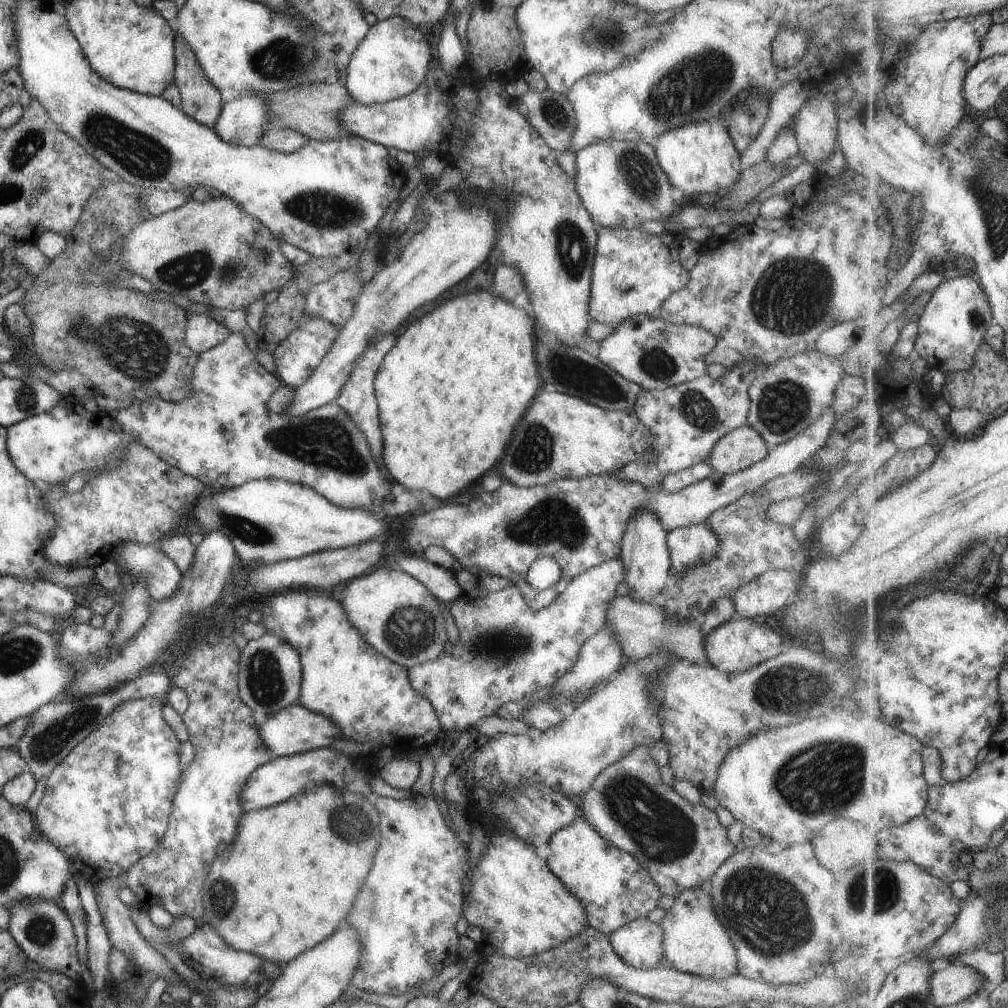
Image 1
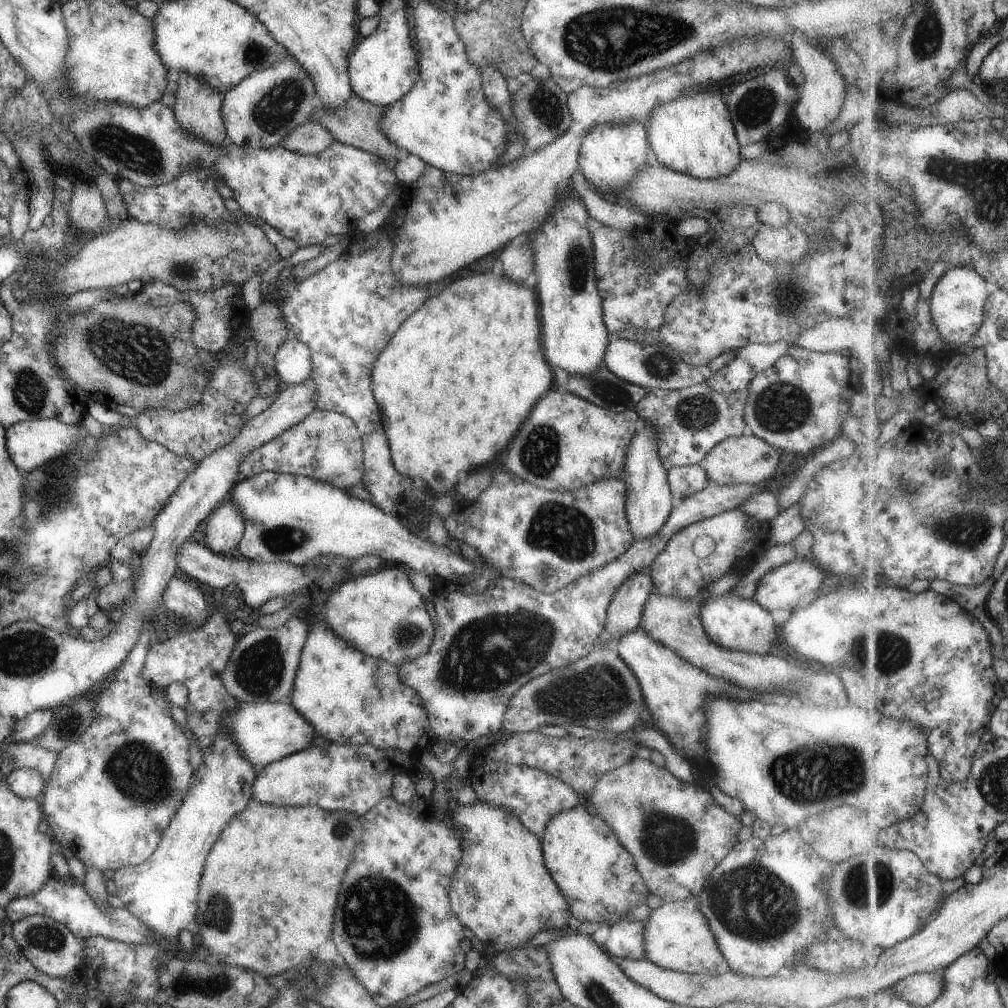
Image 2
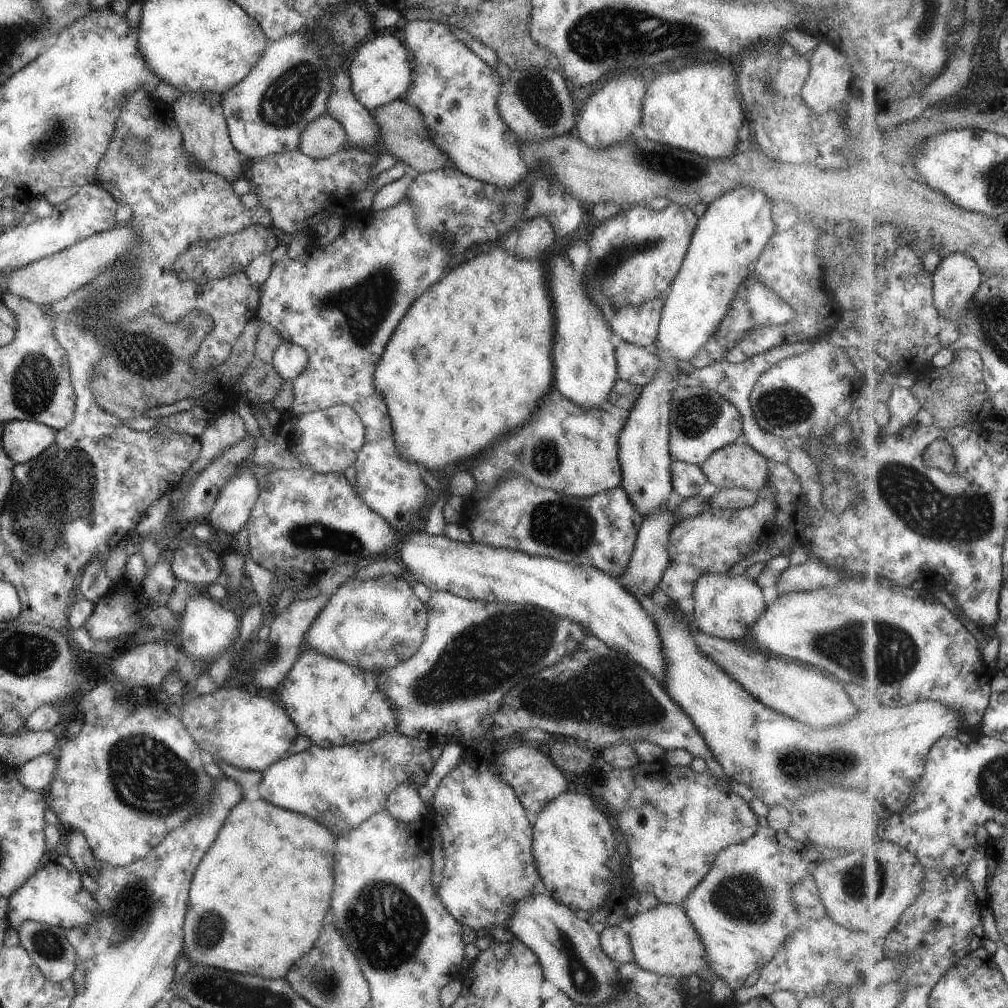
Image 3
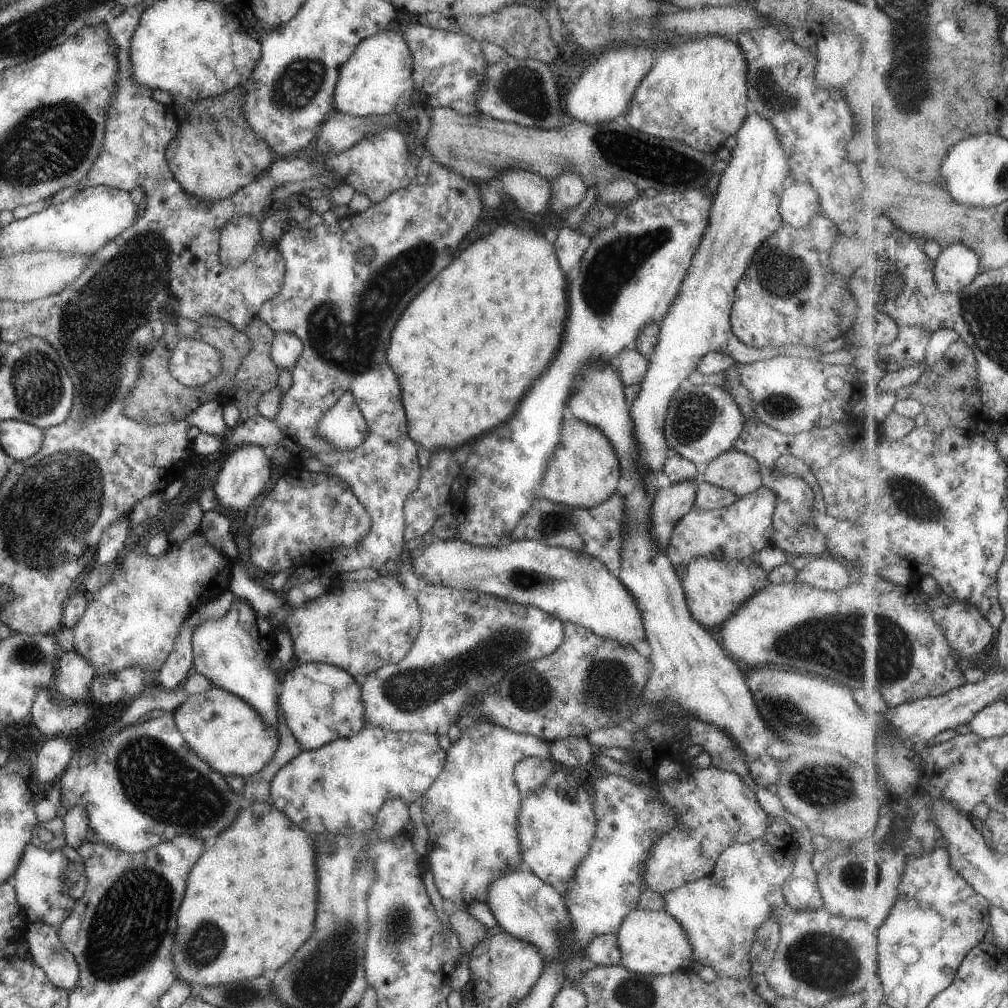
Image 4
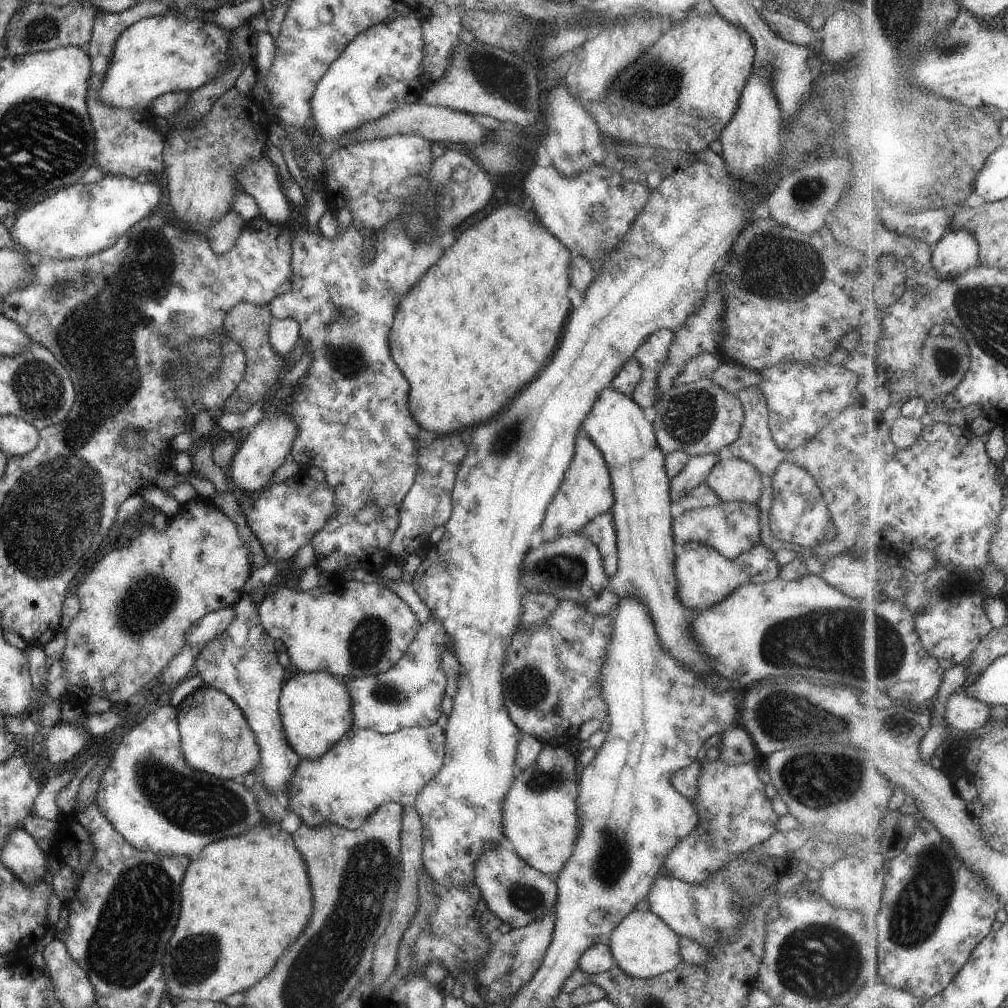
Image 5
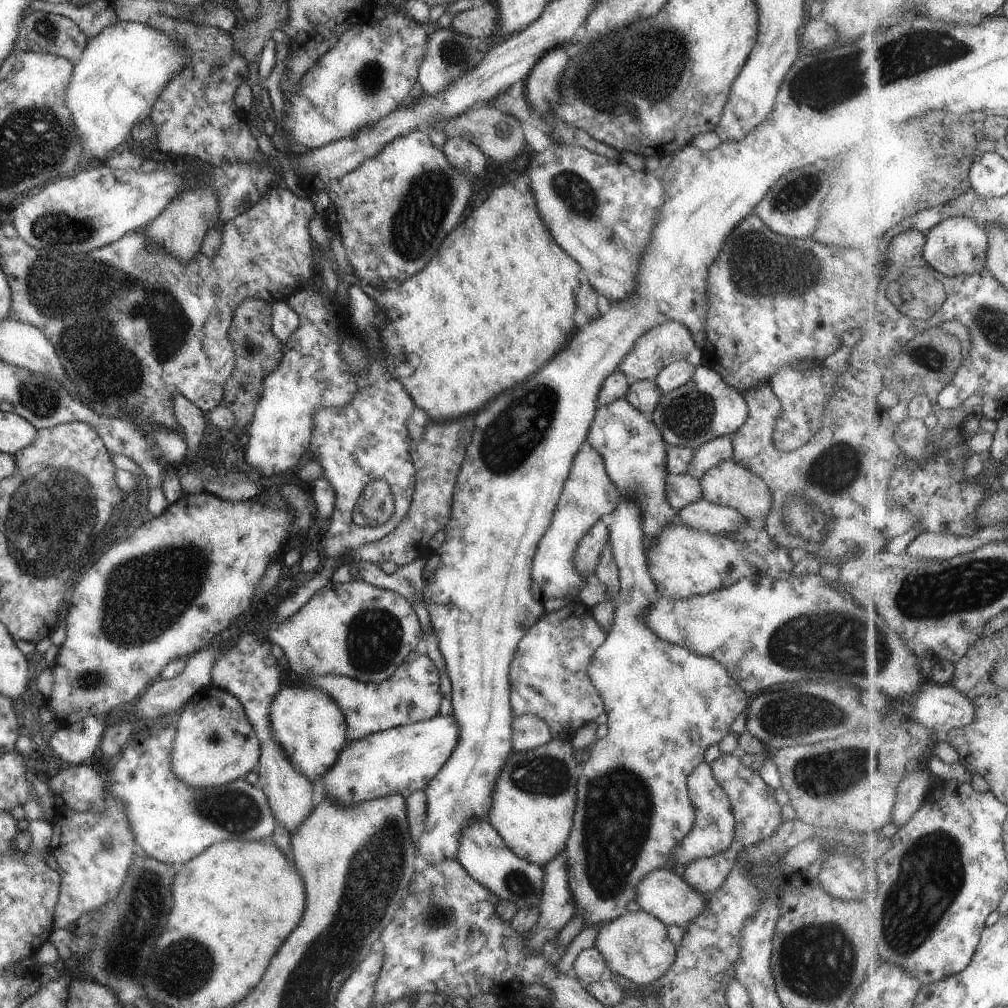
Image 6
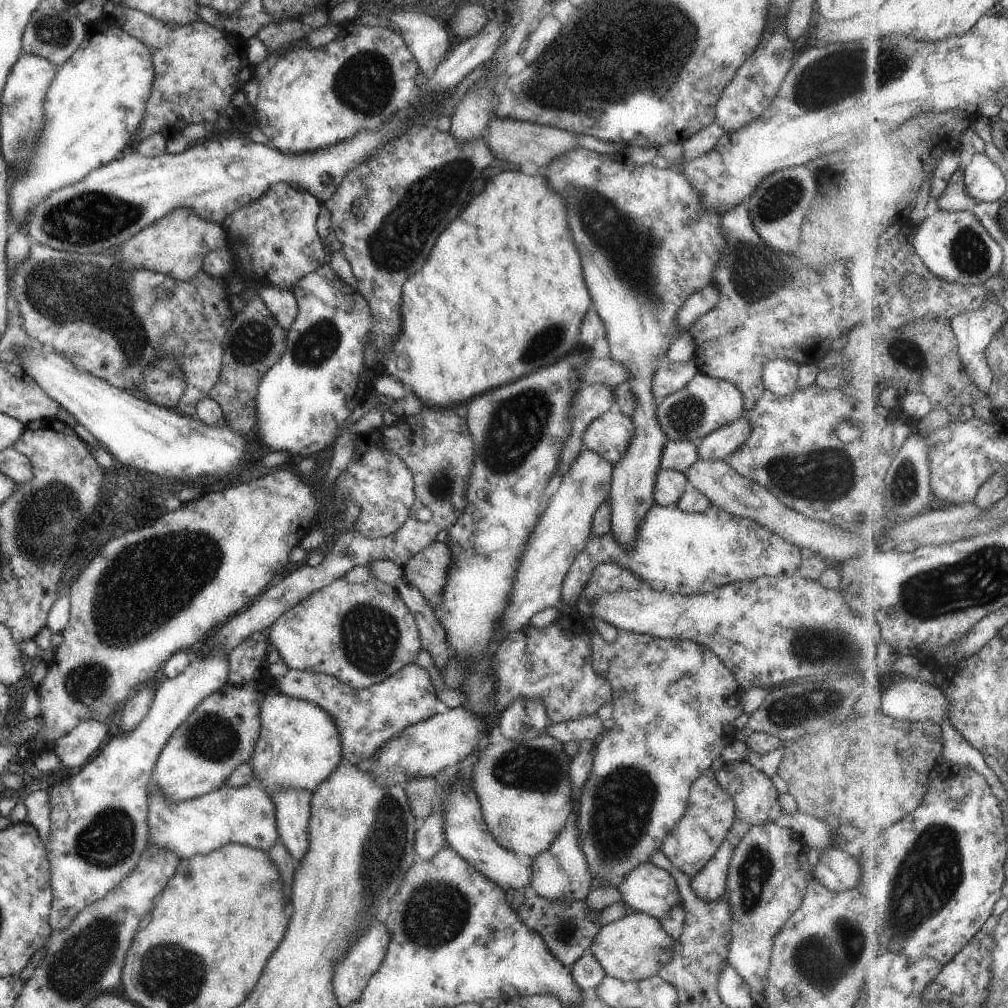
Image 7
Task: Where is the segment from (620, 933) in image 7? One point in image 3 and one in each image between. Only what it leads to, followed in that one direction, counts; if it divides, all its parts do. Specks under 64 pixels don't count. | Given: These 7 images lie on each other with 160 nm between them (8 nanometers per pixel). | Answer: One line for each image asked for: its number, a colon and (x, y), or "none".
3: (663, 940)
4: (651, 943)
5: (642, 945)
6: (635, 946)

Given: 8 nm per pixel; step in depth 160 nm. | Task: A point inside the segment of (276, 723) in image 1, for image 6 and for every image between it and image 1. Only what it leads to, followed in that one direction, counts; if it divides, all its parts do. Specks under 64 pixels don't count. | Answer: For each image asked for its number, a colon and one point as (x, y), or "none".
2: (264, 733)
3: (249, 732)
4: (220, 729)
5: (214, 738)
6: (214, 743)

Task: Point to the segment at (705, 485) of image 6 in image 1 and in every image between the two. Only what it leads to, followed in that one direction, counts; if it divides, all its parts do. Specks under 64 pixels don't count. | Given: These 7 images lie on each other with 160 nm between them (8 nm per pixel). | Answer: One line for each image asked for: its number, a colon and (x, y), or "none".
1: (741, 447)
2: (741, 459)
3: (736, 465)
4: (734, 471)
5: (731, 479)

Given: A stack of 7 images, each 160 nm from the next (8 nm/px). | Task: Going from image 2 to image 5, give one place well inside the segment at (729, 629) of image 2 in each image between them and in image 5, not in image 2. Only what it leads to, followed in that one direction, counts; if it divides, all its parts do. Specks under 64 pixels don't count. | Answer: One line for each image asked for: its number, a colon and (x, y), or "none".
3: (725, 608)
4: (713, 588)
5: (703, 577)

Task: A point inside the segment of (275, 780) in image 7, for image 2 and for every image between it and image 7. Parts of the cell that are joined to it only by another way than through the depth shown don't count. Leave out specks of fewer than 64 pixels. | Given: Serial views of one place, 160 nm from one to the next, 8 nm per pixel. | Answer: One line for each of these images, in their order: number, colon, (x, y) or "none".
2: (348, 698)
3: (331, 702)
4: (319, 703)
5: (314, 708)
6: (307, 724)

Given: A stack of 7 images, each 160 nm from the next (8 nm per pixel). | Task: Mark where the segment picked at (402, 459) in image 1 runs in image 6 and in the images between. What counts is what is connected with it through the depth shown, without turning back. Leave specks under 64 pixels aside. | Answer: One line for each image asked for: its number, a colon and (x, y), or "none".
2: (468, 361)
3: (470, 358)
4: (471, 342)
5: (472, 331)
6: (496, 301)

